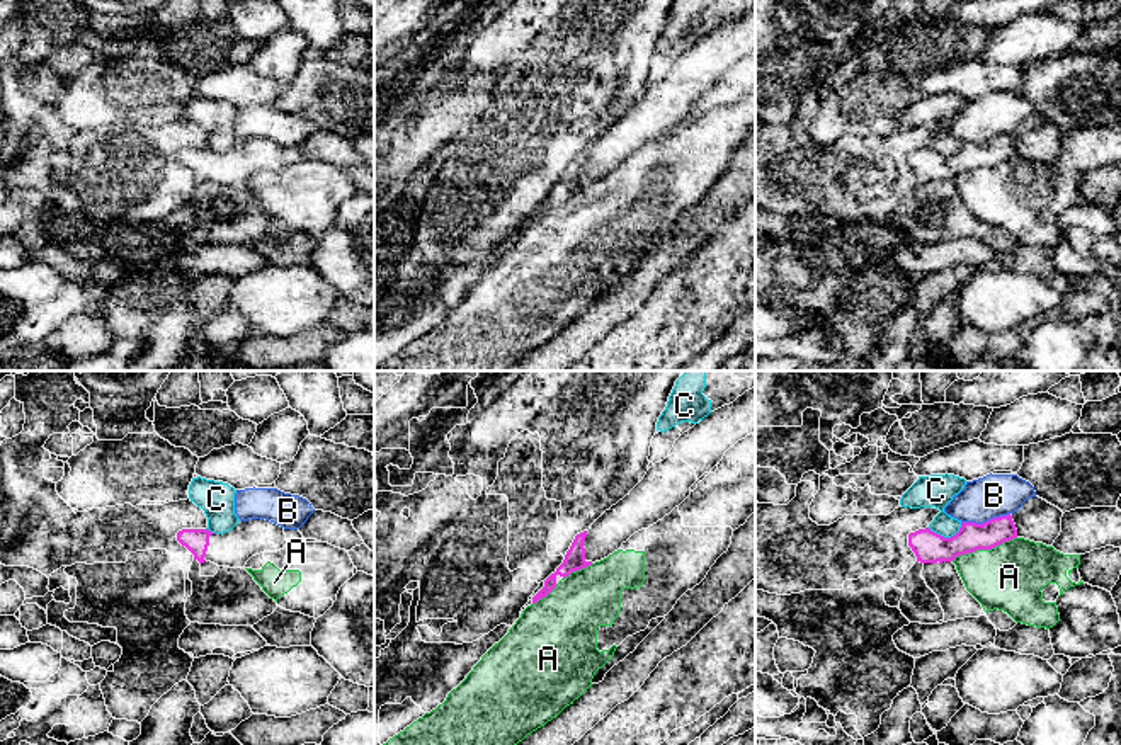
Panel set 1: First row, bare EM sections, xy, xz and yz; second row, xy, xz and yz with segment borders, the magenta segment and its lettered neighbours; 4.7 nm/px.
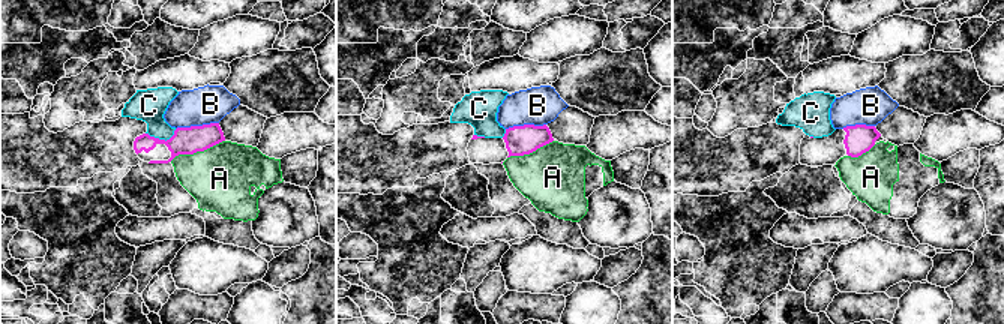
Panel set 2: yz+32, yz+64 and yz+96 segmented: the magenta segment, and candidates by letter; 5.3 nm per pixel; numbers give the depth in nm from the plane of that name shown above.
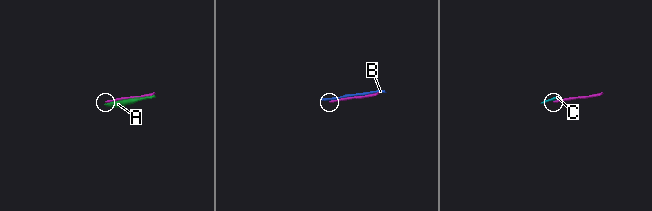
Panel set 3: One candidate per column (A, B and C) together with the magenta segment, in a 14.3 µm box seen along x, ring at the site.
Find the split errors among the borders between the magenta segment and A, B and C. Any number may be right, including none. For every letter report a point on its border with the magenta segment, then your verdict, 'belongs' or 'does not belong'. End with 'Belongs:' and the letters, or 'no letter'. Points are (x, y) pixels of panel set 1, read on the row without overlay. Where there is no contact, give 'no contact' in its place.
A: contact yz (984, 167); does not belong
B: contact yz (987, 140); does not belong
C: contact yz (946, 157); does not belong
Belongs: no letter

